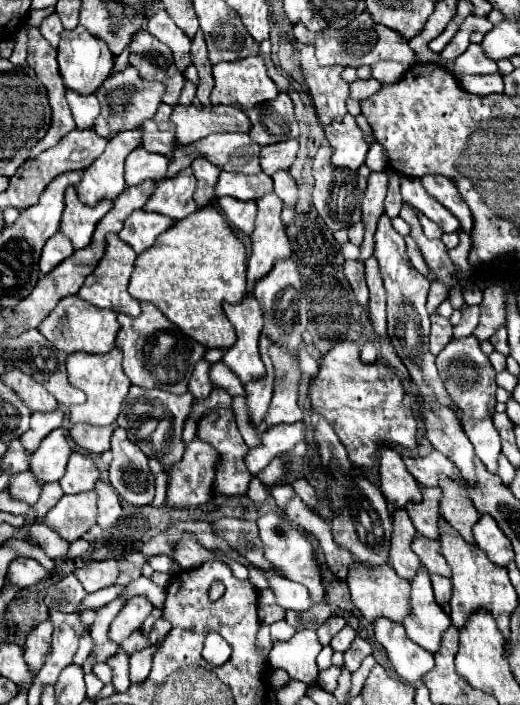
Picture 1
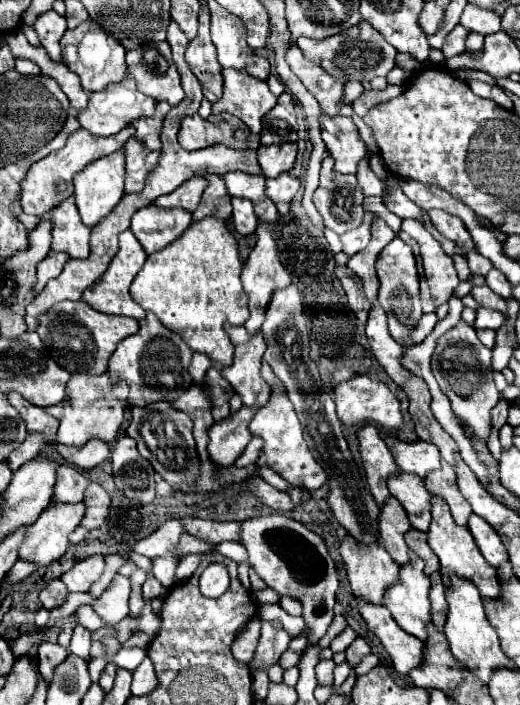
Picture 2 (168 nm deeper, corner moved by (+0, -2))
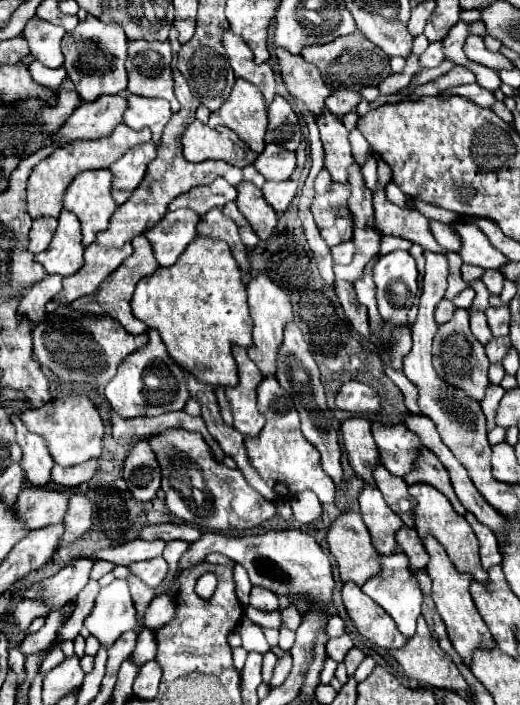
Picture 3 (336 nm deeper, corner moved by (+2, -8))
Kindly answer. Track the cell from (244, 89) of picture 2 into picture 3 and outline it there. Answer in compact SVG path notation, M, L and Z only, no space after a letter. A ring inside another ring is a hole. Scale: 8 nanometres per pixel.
M236 78L228 100L210 114L208 126L228 126L232 128L254 152L264 150L264 132L268 126L268 102L260 88Z

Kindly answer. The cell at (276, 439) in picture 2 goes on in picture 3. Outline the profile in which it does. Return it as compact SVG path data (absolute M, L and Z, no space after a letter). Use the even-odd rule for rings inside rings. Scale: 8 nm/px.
M274 376L262 378L258 386L258 410L264 414L266 424L258 436L246 436L246 450L254 468L278 494L296 494L302 490L312 490L322 504L330 504L336 498L336 486L320 466L318 450L302 436L300 420L294 404L288 404L286 390L278 384Z

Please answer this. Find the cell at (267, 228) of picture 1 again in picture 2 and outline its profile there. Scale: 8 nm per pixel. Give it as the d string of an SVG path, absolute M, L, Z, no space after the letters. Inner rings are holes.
M260 222L258 224L258 244L254 246L254 250L250 252L244 268L242 268L242 284L244 284L244 290L250 298L250 318L248 322L244 324L248 334L254 336L260 332L260 326L264 322L264 310L268 306L268 300L272 300L272 294L278 290L278 288L284 288L288 286L292 280L290 280L290 274L286 272L286 268L280 264L280 258L278 258L278 248L276 248L276 240L270 232L270 224L264 224Z

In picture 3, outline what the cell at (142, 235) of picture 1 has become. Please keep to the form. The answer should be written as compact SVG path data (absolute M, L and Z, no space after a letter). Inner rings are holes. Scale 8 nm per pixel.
M176 210L168 212L160 222L144 232L160 266L172 266L184 252L186 244L196 238L198 220L200 216L190 210Z

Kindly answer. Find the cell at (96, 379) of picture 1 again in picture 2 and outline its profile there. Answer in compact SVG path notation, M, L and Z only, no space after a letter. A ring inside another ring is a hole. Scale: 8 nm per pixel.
M80 372L72 374L68 382L68 402L46 408L46 412L58 418L60 422L56 442L66 444L66 446L84 446L92 438L100 438L102 442L112 444L124 420L124 412L128 408L126 398L128 398L126 382L112 384L108 380L108 372L102 376L90 376L90 374L80 374Z

